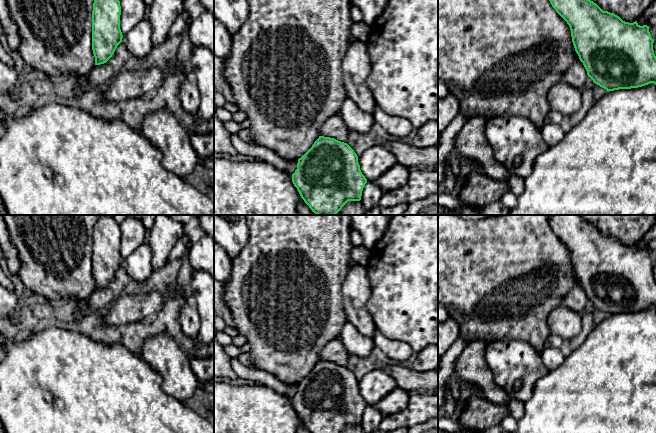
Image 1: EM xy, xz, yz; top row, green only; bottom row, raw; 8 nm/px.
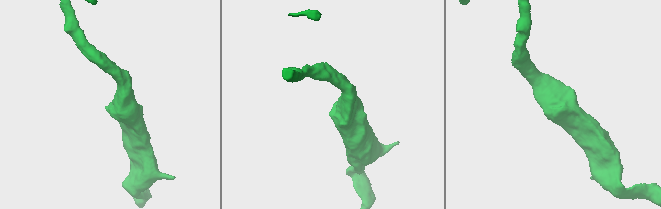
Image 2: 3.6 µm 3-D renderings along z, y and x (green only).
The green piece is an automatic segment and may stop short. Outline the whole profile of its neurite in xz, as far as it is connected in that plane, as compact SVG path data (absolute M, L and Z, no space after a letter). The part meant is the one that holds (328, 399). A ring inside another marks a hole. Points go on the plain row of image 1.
M319 360L312 371L298 383L292 406L310 433L342 433L348 425L360 425L367 403L360 394L358 380L347 368L334 362Z

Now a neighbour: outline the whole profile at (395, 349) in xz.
M376 330L373 337L376 347L381 349L389 358L393 360L408 360L414 353L412 348L401 340L391 340Z

